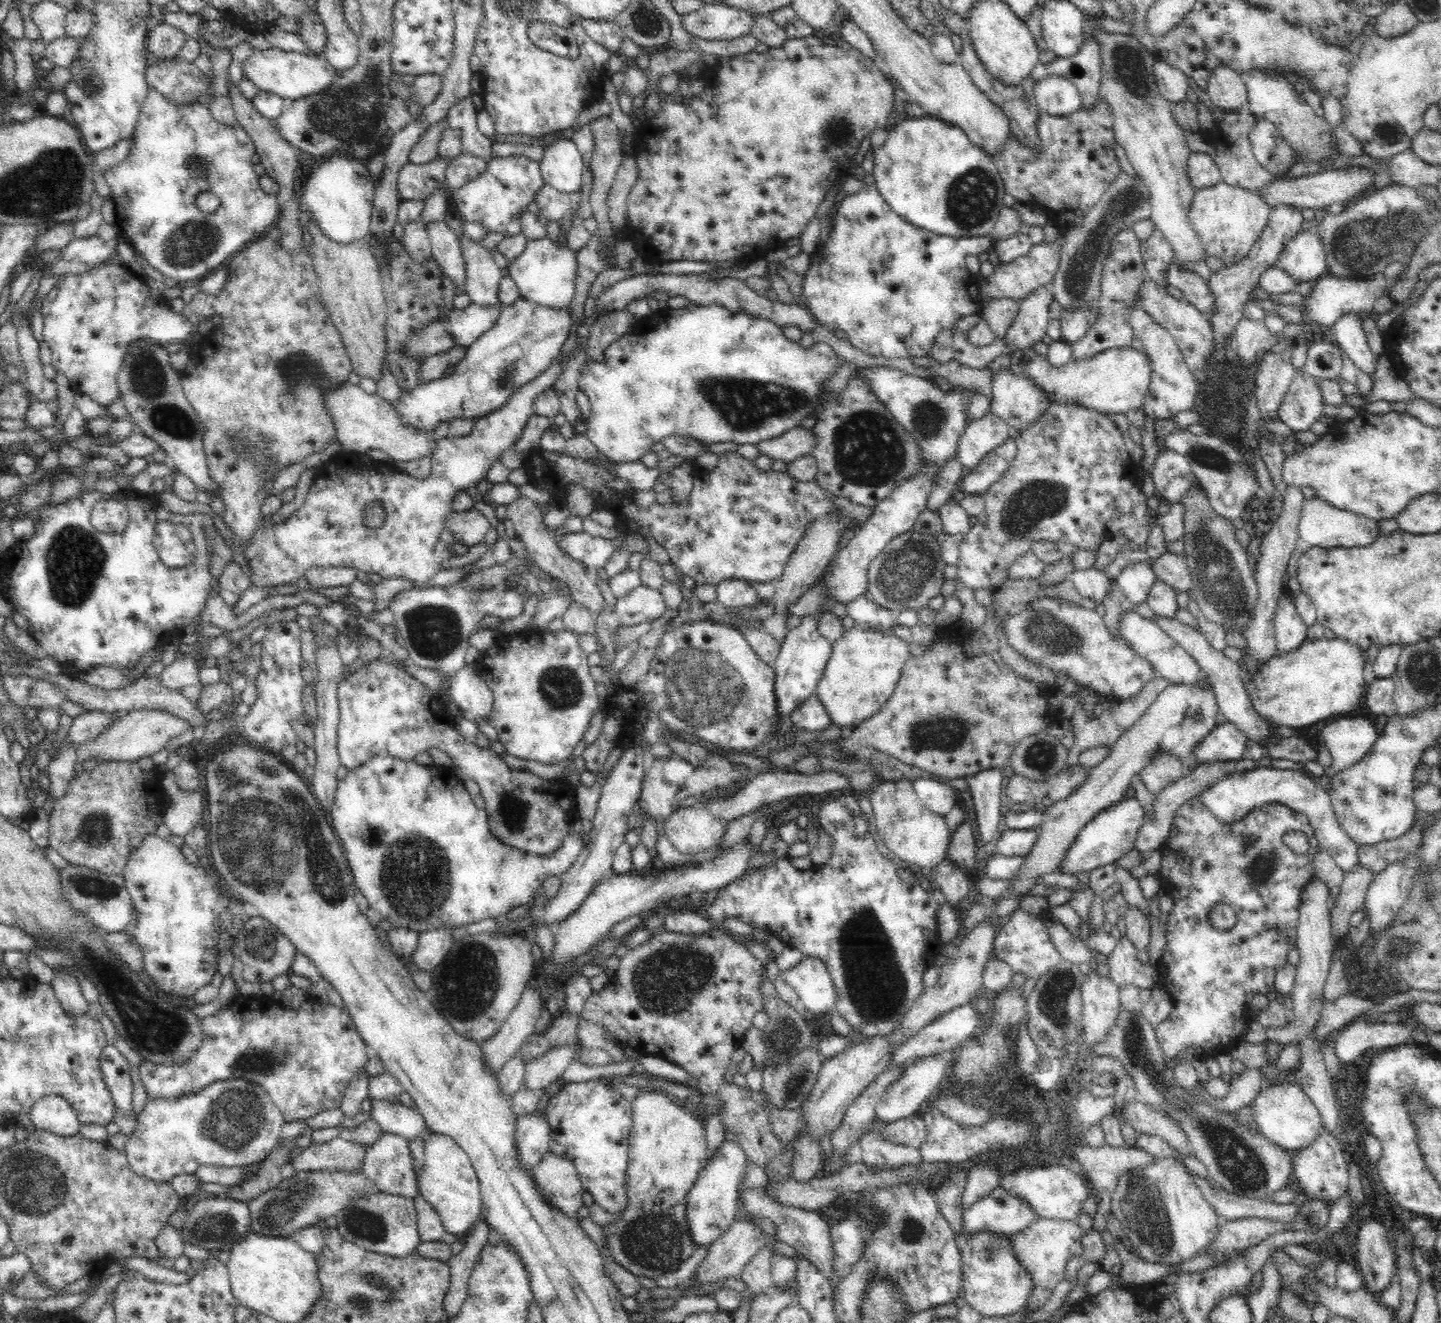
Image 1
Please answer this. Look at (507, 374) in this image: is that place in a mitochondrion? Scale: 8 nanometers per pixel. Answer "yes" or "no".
yes

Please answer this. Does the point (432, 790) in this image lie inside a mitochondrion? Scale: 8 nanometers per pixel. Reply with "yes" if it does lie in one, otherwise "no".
no

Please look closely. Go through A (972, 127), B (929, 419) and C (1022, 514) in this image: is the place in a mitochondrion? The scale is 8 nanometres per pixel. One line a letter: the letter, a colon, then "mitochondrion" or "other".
A: other
B: mitochondrion
C: mitochondrion

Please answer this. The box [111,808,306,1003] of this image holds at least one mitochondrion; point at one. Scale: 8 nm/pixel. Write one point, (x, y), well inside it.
(262, 945)

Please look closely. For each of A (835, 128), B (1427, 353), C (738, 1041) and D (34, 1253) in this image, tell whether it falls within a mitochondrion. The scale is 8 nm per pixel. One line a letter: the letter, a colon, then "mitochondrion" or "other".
A: mitochondrion
B: other
C: other
D: other

